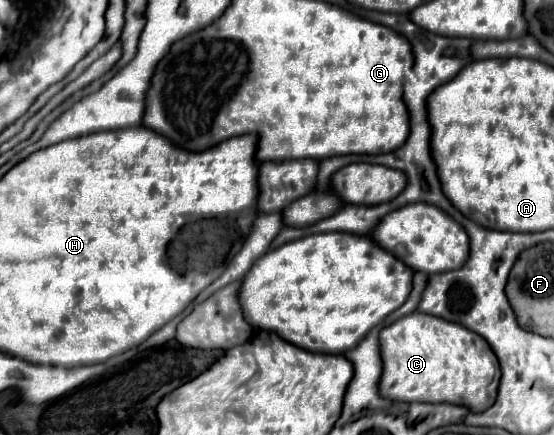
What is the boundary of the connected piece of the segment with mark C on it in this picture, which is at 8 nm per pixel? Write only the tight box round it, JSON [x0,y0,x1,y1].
[379,312,501,412]

